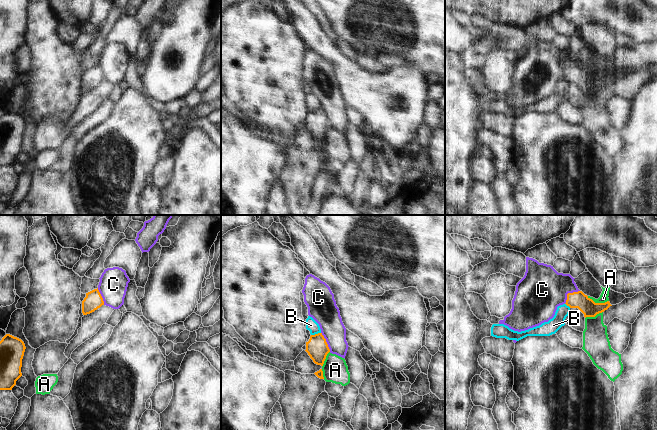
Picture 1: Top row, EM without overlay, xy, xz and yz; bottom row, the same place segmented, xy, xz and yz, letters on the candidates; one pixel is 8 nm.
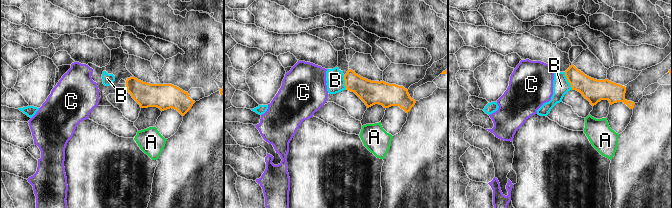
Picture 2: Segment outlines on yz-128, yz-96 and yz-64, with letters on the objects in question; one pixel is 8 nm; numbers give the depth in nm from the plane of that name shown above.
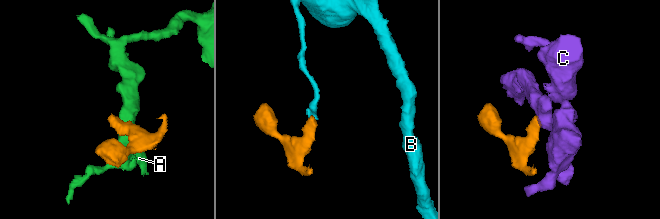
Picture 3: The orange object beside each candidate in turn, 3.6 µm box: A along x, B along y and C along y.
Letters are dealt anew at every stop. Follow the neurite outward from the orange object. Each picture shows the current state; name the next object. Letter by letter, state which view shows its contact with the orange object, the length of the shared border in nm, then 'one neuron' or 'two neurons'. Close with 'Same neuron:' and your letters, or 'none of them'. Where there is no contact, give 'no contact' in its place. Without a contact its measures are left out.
A: meets orange in yz; contact 180 nm long; two neurons
B: meets orange in xz; contact 80 nm long; two neurons
C: meets orange in yz; contact 170 nm long; two neurons
Same neuron: none of them

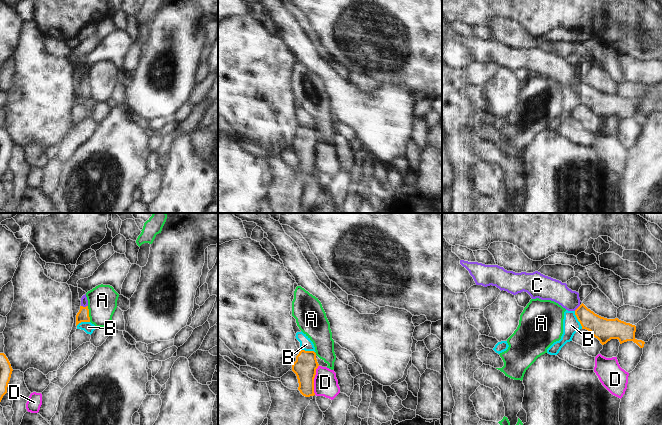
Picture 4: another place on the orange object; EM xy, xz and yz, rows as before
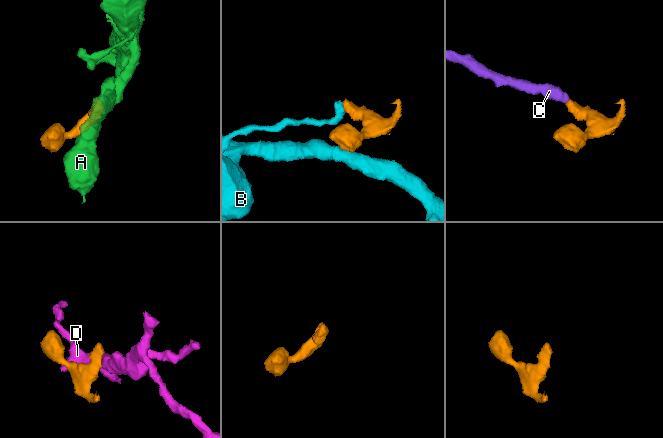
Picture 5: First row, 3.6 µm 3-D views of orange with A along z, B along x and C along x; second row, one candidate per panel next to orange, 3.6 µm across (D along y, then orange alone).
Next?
A: meets orange in xy; contact 130 nm long; two neurons
B: meets orange in yz; contact 160 nm long; two neurons
C: meets orange in xy; contact 60 nm long; one neuron
D: meets orange in xz; contact 240 nm long; two neurons
Same neuron: C

